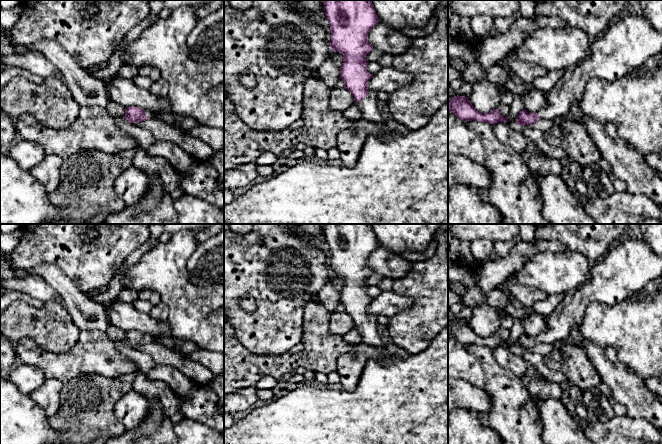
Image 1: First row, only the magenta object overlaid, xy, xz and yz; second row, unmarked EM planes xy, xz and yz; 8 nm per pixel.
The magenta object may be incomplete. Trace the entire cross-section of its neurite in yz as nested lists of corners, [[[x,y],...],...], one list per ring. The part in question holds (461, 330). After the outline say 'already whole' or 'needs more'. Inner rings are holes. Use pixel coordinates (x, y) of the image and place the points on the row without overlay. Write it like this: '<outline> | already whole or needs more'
[[[454,320],[448,325],[448,336],[454,337],[458,342],[463,345],[480,345],[490,348],[498,346],[508,346],[508,340],[502,341],[498,333],[494,333],[489,337],[478,336],[471,328],[469,321]]] | already whole

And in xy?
[[[131,330],[126,333],[125,344],[129,347],[138,347],[153,341],[153,338],[148,334],[143,334],[136,330]]] | needs more

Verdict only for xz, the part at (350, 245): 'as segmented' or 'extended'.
extended

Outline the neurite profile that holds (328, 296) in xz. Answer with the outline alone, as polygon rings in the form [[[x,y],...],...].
[[[330,281],[318,292],[316,298],[329,313],[333,313],[340,302],[340,293]]]

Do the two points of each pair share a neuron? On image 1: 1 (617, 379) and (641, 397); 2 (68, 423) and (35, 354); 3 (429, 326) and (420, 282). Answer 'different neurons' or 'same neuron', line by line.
1: same neuron
2: different neurons
3: same neuron

